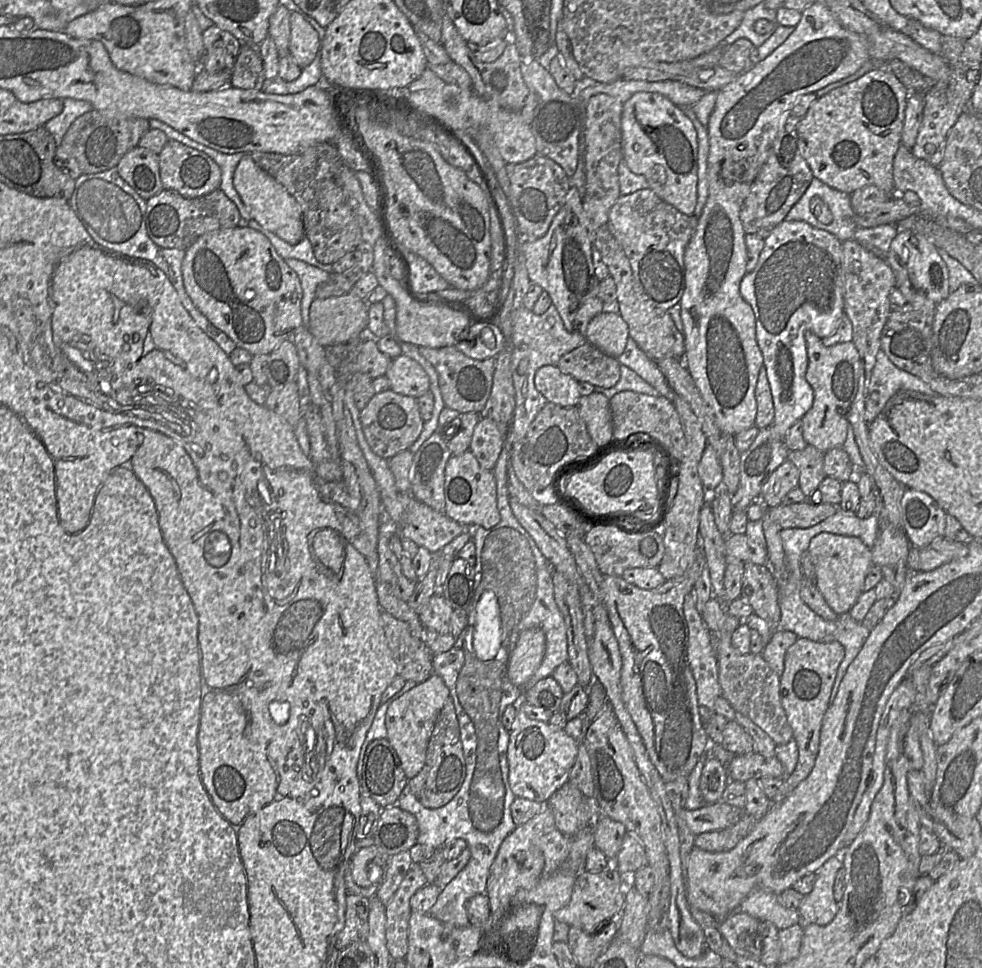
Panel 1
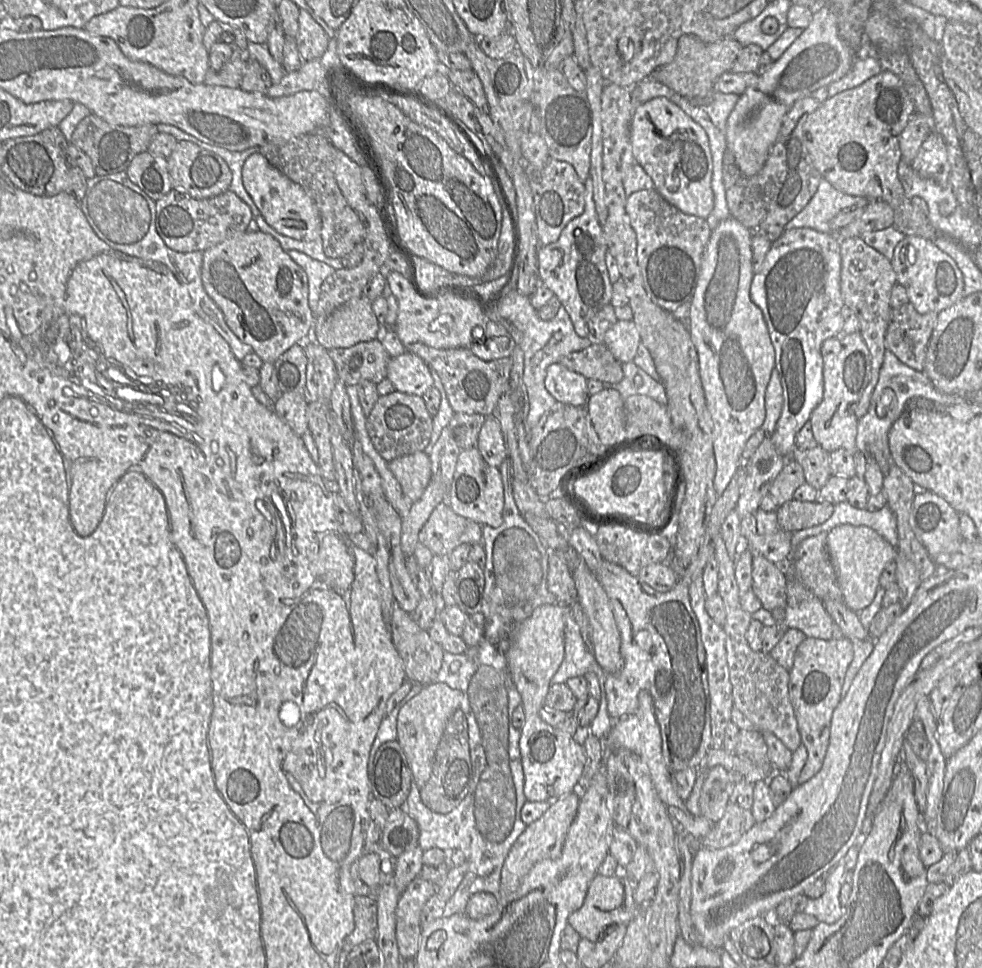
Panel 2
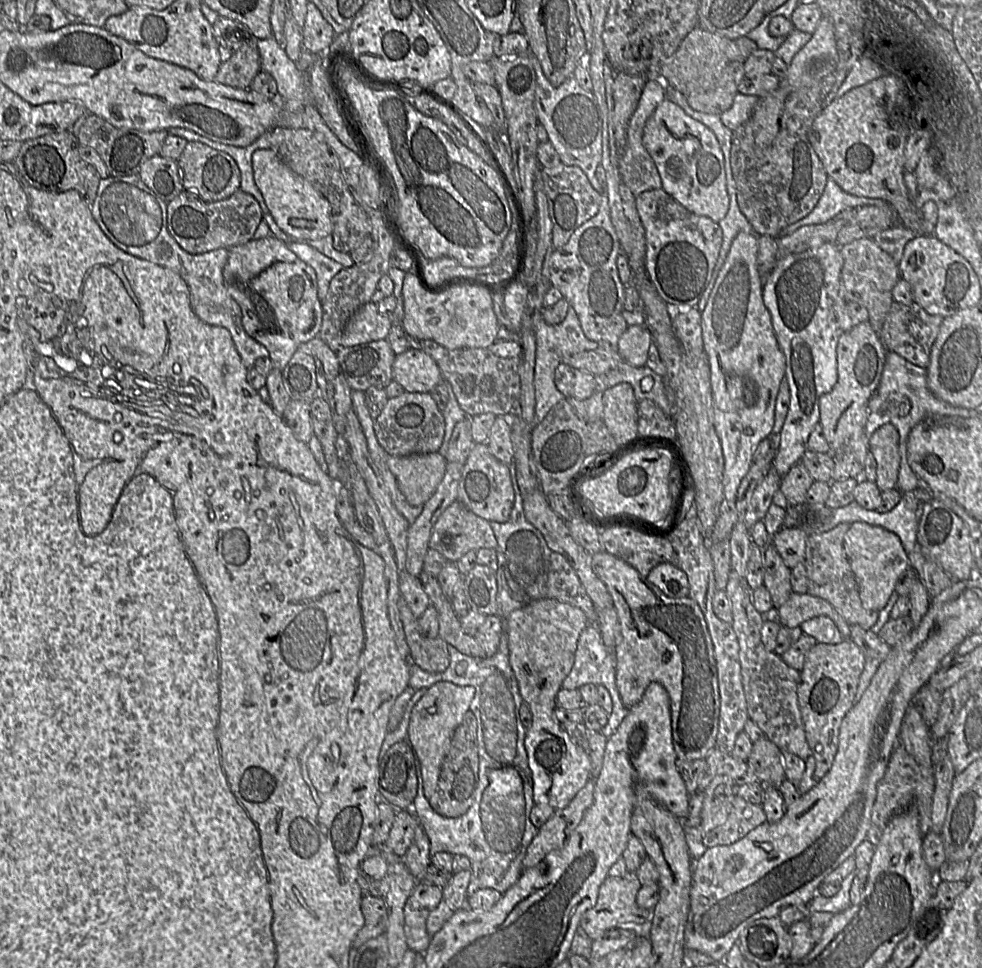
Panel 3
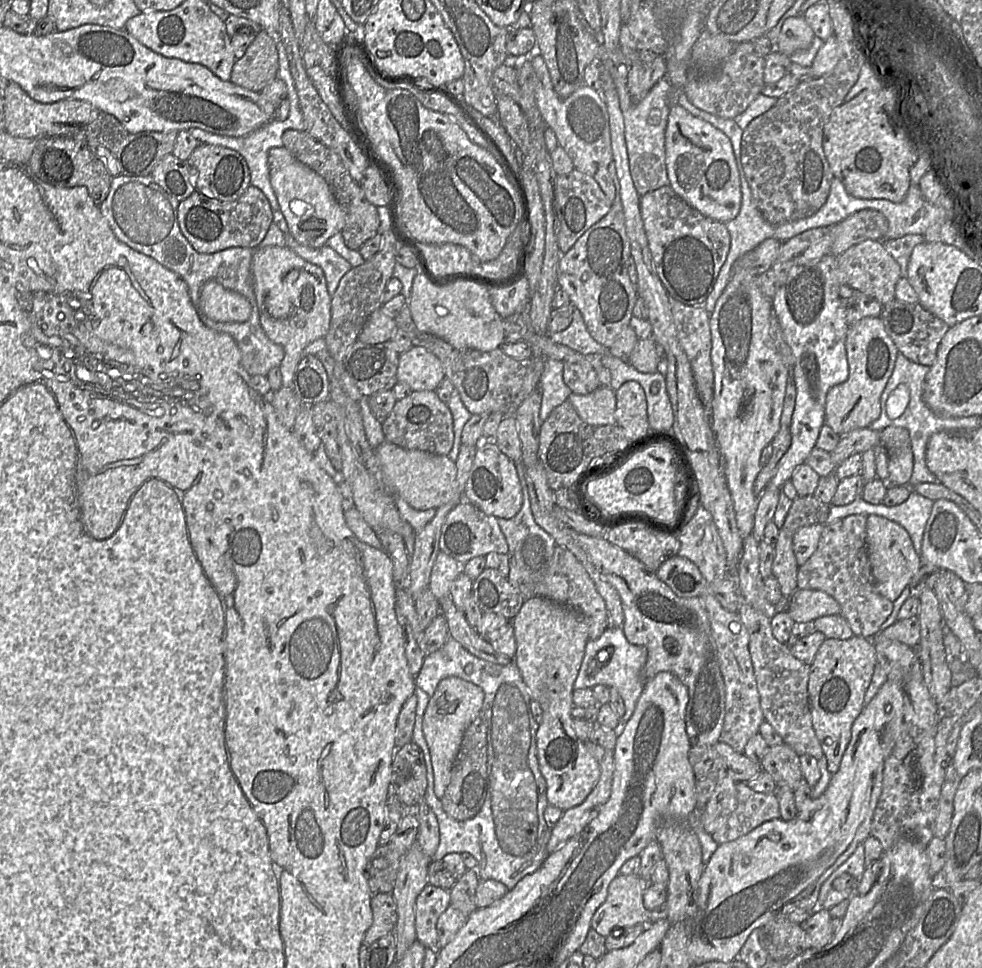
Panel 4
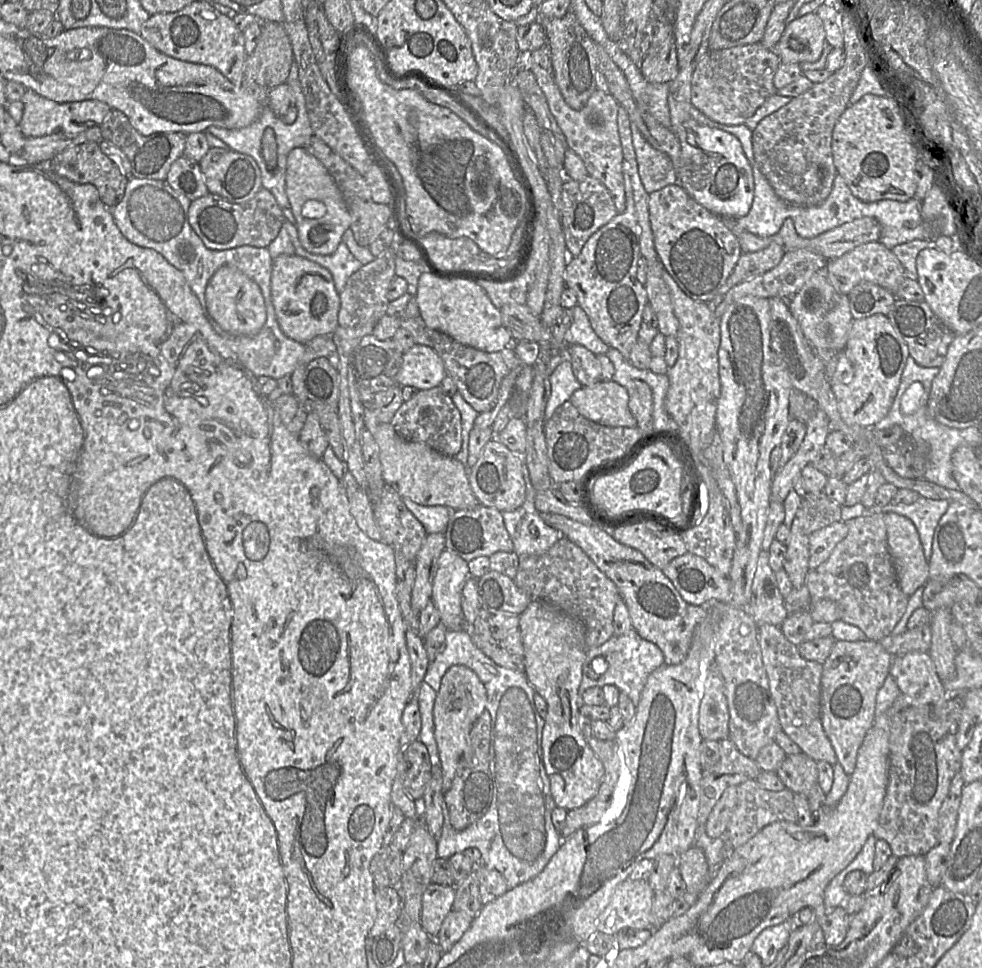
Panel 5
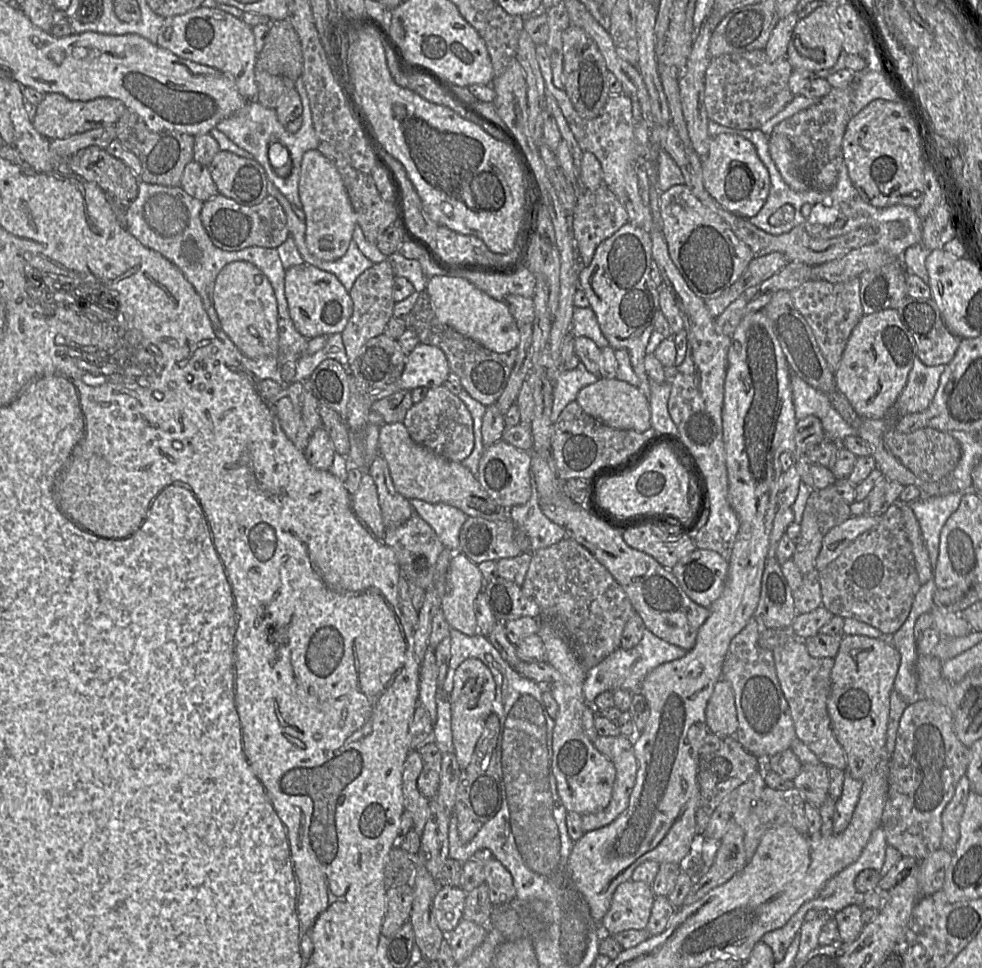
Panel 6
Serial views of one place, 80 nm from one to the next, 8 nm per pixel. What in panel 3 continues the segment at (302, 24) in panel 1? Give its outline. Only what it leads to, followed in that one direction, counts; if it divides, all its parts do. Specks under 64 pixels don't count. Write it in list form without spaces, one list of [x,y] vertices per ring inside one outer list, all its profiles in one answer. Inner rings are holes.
[[[311,1],[302,27],[302,50],[325,54],[336,34],[332,25],[323,17],[321,10]]]

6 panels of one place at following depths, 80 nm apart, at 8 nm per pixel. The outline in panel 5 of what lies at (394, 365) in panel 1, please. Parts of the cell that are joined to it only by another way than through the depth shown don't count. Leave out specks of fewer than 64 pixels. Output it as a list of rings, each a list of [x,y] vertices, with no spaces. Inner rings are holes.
[[[415,344],[403,354],[397,385],[427,390],[440,387],[445,376],[443,360],[436,351],[428,346]]]

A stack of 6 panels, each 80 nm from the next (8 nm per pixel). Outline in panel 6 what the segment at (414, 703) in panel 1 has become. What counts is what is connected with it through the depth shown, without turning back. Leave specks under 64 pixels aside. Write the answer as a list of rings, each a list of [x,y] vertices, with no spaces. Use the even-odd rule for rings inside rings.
[[[466,659],[456,669],[453,688],[448,695],[451,706],[453,752],[460,768],[465,769],[472,760],[477,741],[481,737],[487,717],[492,714],[496,684],[490,669],[479,659]]]

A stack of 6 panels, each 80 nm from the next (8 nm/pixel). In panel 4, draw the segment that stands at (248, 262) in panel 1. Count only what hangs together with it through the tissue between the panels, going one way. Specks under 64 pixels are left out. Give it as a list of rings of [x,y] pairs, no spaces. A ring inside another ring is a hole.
[[[287,246],[258,247],[254,250],[251,263],[251,273],[254,291],[254,307],[258,311],[259,322],[268,338],[284,348],[284,358],[279,366],[283,386],[291,388],[292,379],[307,345],[316,339],[324,338],[331,320],[331,295],[328,293],[323,270],[311,264]]]

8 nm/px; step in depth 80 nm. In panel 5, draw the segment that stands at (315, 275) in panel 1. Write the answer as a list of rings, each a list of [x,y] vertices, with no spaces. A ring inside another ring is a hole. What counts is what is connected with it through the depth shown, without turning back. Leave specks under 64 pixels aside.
[[[282,209],[285,219],[289,222],[283,224],[286,233],[294,246],[294,255],[310,261],[326,269],[333,278],[335,289],[340,293],[349,277],[363,265],[354,258],[344,243],[340,243],[336,251],[328,256],[311,254],[306,251],[298,238],[298,232],[294,225],[294,217],[290,209]]]

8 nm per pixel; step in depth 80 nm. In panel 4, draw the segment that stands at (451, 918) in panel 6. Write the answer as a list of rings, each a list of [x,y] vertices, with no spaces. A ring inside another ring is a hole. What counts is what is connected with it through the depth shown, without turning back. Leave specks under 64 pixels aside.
[[[428,884],[418,895],[415,902],[416,940],[426,949],[436,948],[436,924],[450,904],[449,890],[441,887]]]

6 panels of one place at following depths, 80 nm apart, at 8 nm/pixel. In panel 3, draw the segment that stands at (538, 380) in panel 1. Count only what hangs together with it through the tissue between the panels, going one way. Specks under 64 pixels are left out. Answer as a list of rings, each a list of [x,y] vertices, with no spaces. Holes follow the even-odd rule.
[[[560,363],[554,373],[554,383],[565,399],[584,400],[595,392],[594,375]]]

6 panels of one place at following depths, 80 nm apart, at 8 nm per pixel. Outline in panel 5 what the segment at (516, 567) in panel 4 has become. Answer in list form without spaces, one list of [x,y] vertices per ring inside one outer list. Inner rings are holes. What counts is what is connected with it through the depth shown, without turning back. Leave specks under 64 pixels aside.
[[[525,464],[522,473],[526,485],[524,503],[514,511],[502,512],[505,528],[513,542],[513,552],[520,558],[542,555],[562,537],[557,529],[542,519],[536,509],[535,490]]]

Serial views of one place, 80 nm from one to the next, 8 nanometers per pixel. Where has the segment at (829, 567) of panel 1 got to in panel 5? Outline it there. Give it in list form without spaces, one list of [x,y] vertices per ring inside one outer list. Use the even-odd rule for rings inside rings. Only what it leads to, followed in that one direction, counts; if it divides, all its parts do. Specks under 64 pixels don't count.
[[[884,513],[887,541],[898,583],[910,596],[928,581],[929,563],[914,523],[896,513]]]

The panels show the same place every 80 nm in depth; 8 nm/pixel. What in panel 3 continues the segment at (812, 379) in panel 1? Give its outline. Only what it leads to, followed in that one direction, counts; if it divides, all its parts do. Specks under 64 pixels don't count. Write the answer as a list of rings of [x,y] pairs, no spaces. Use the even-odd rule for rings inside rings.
[[[868,320],[845,332],[837,344],[838,380],[820,399],[819,424],[831,450],[850,450],[862,466],[870,452],[869,438],[864,434],[869,402],[880,384],[887,351]]]

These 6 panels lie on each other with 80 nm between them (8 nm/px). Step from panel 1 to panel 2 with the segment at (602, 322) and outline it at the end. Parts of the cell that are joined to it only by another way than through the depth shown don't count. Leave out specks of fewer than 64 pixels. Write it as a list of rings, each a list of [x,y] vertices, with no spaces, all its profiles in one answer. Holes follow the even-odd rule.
[[[617,320],[605,333],[603,344],[621,363],[631,362],[641,344],[641,337],[632,321]]]

